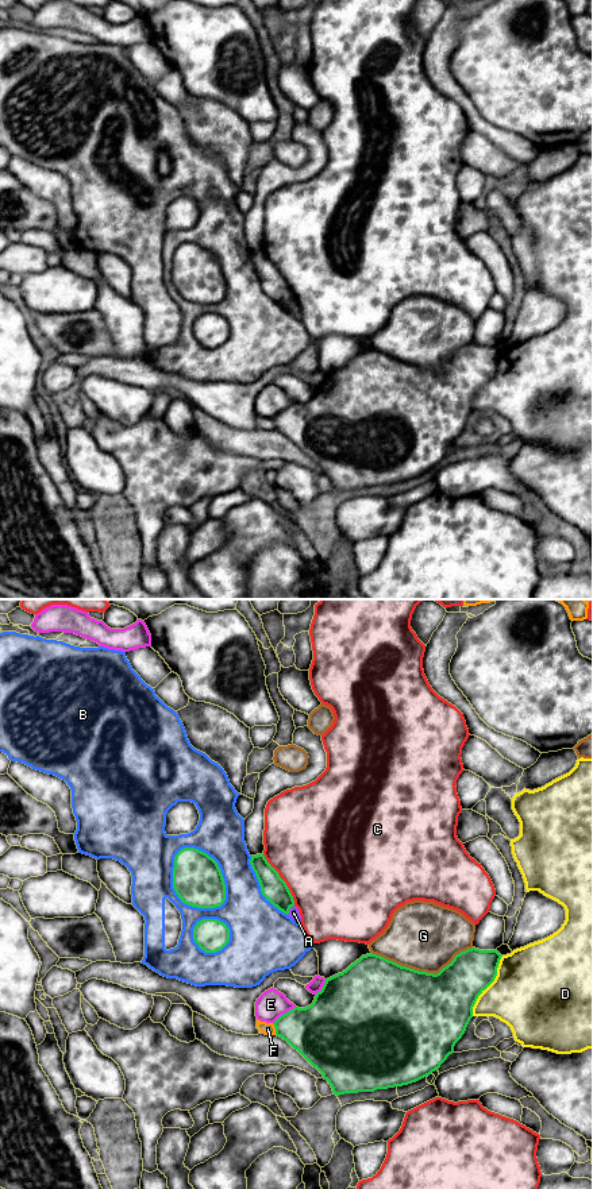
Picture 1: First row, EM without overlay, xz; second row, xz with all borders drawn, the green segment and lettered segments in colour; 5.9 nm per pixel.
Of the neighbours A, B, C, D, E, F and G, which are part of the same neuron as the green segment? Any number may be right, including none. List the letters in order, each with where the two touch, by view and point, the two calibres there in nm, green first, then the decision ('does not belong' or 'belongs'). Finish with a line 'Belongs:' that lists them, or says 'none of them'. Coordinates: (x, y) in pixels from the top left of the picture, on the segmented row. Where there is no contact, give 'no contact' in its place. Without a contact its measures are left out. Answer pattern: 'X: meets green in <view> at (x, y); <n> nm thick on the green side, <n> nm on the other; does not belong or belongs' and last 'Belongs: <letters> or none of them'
A: meets green in xz at (289, 908); 150 nm thick on the green side, 60 nm on the other; does not belong
B: meets green in xz at (219, 869); 300 nm thick on the green side, 280 nm on the other; does not belong
C: meets green in xz at (282, 880); 150 nm thick on the green side, 500 nm on the other; does not belong
D: meets green in xz at (489, 984); 300 nm thick on the green side, 460 nm on the other; does not belong
E: meets green in xz at (284, 1014); 360 nm thick on the green side, 170 nm on the other; does not belong
F: meets green in xz at (276, 1029); 320 nm thick on the green side, 80 nm on the other; does not belong
G: meets green in xz at (422, 972); 500 nm thick on the green side, 420 nm on the other; does not belong
Belongs: none of them

